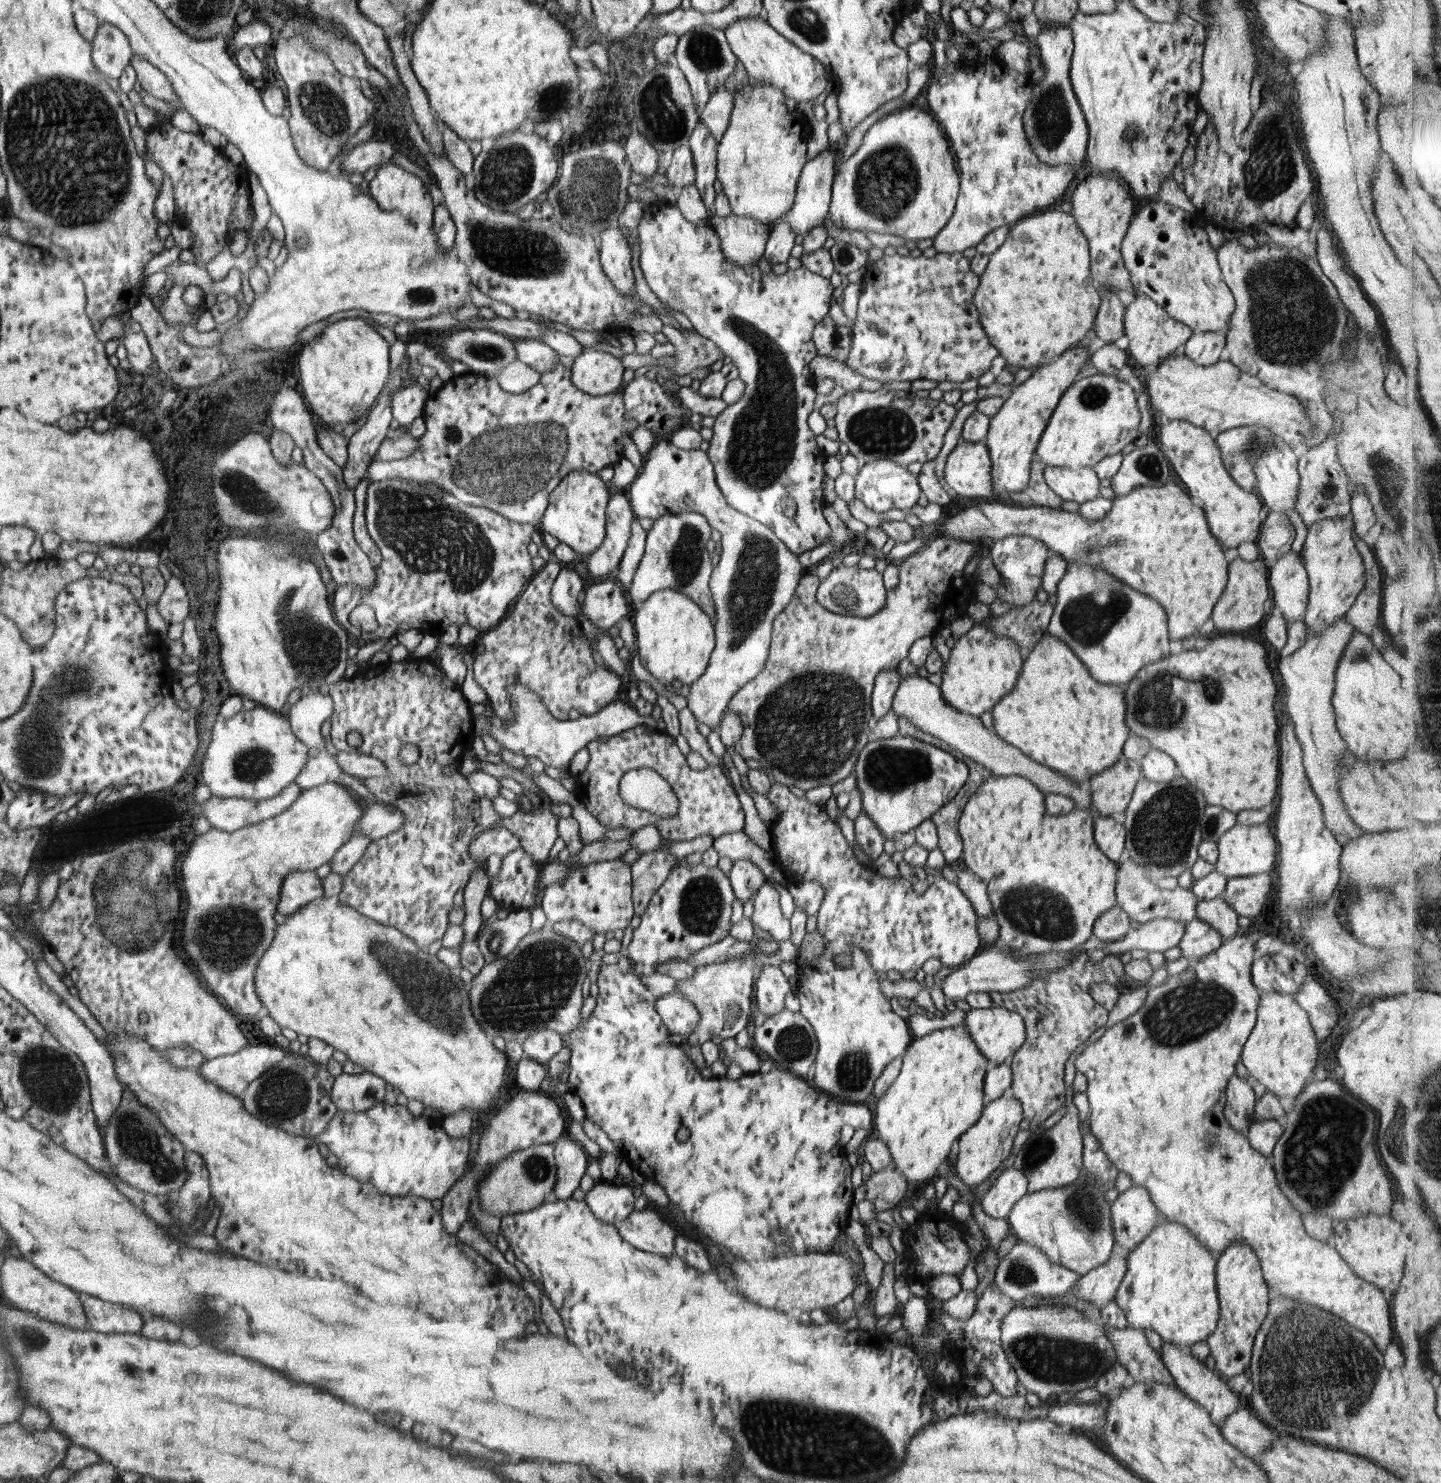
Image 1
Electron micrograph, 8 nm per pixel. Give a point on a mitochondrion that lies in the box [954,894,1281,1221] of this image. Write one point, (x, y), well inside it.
(1187, 1012)

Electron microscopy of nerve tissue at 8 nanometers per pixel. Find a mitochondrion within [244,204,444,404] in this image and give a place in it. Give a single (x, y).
(420, 297)

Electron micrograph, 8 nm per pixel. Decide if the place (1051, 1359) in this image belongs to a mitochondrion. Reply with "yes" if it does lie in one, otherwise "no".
yes

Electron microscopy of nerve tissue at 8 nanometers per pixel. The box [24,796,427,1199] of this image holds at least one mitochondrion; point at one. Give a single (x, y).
(135, 904)

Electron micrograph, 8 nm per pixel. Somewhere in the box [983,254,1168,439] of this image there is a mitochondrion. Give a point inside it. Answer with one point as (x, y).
(1094, 395)

